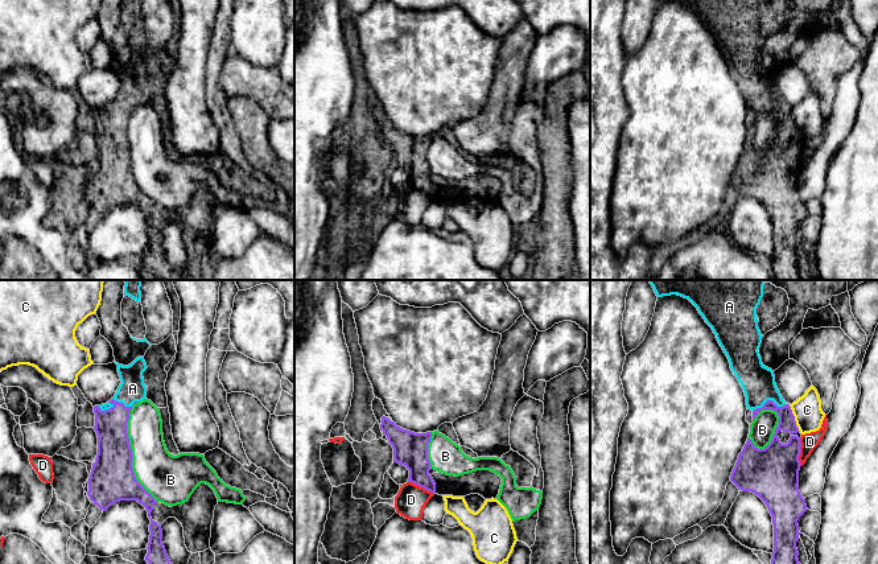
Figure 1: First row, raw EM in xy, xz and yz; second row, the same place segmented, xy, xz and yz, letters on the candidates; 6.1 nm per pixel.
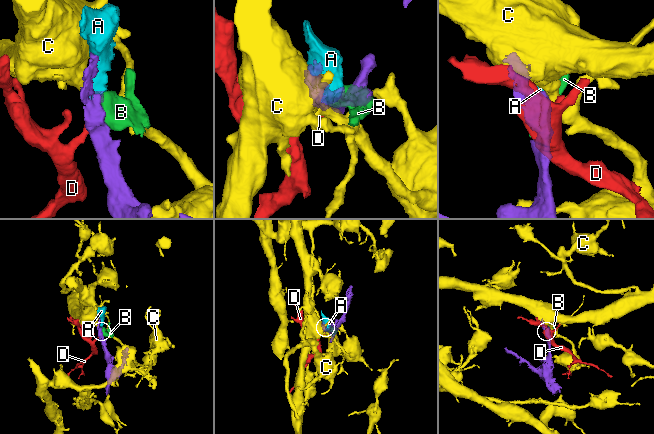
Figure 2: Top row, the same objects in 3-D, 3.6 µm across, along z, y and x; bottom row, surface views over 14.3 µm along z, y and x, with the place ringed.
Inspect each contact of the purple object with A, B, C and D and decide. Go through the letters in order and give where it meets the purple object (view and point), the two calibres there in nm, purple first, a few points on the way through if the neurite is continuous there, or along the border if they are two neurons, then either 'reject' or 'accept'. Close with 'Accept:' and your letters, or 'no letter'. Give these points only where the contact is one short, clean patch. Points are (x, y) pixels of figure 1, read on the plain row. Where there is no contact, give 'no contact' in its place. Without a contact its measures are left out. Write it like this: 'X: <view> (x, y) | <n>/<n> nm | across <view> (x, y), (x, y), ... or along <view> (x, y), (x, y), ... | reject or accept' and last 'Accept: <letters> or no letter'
A: yz (769, 105) | 100/200 nm | accept
B: xy (131, 156) | 280/280 nm | reject
C: yz (794, 122) | 180/180 nm | along yz (788, 108), (799, 134) | reject
D: yz (799, 156) | 320/100 nm | reject
Accept: A

